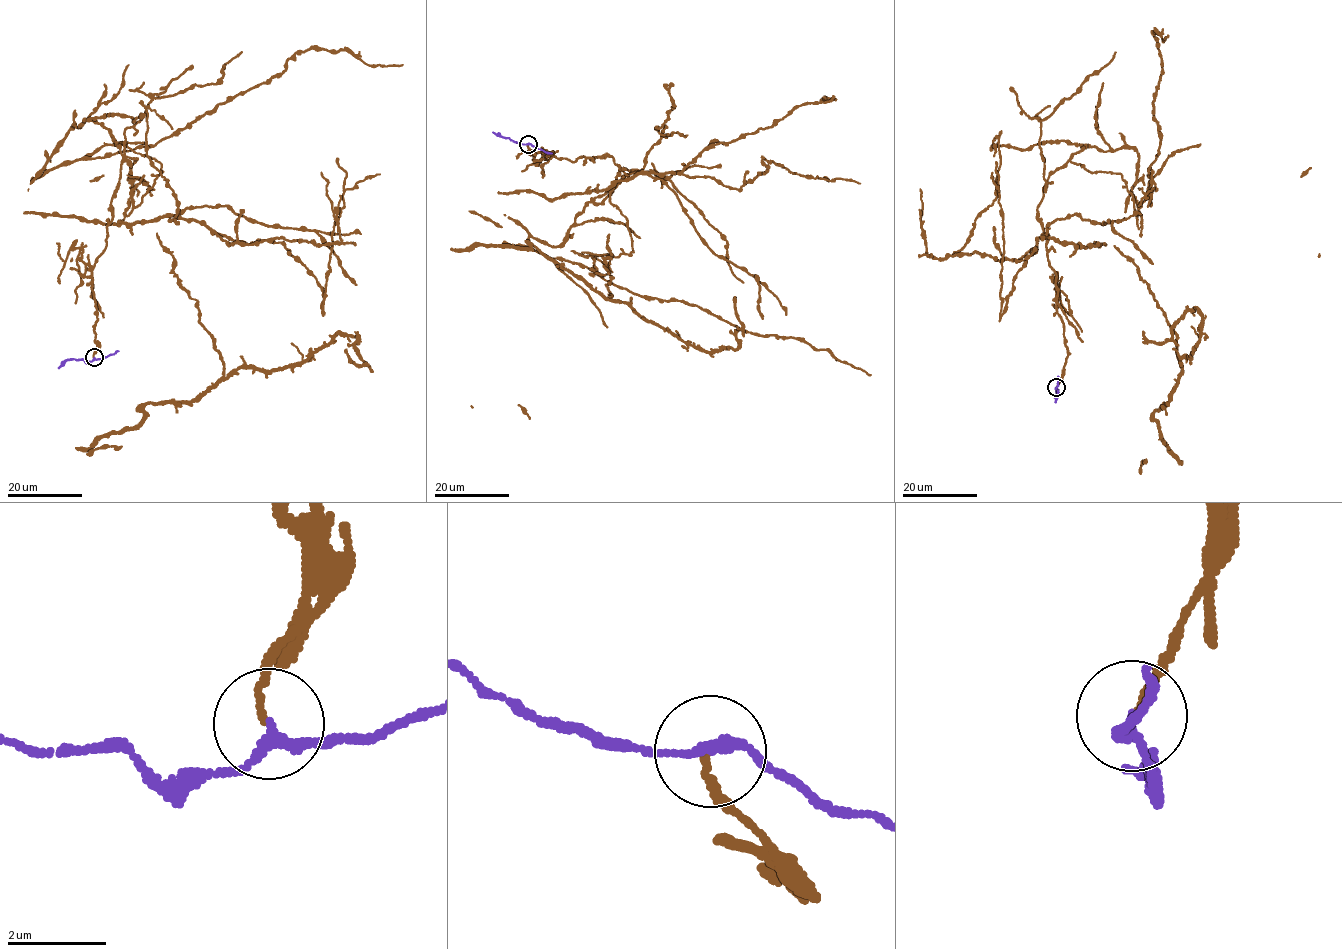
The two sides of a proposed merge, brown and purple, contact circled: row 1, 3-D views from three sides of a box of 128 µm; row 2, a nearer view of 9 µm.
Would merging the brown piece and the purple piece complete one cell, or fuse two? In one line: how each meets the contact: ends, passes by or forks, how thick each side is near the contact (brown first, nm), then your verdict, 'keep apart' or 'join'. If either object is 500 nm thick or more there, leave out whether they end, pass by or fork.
brown ends | purple passes by | 120/200 nm | keep apart

